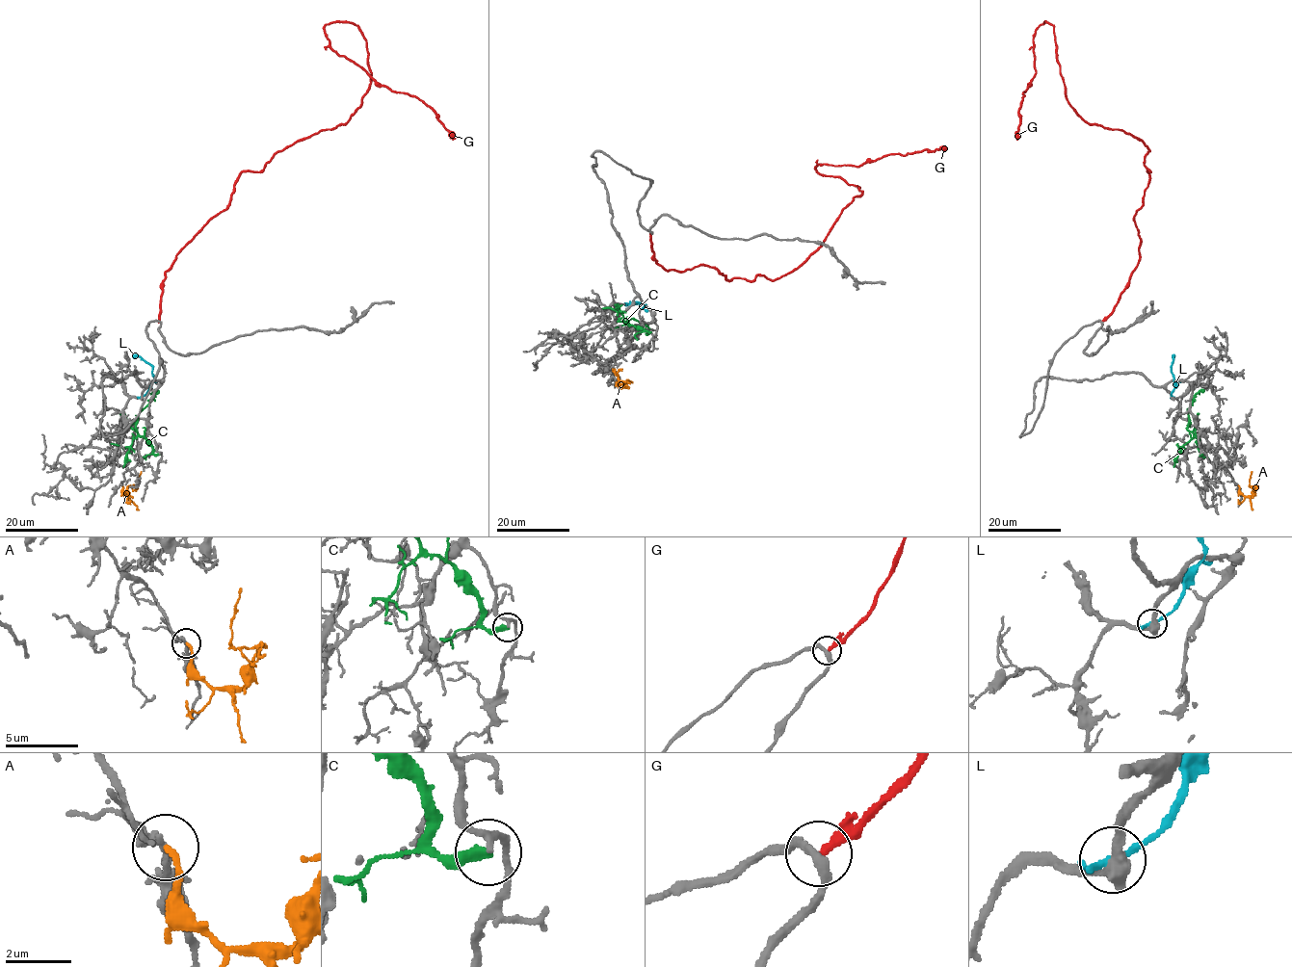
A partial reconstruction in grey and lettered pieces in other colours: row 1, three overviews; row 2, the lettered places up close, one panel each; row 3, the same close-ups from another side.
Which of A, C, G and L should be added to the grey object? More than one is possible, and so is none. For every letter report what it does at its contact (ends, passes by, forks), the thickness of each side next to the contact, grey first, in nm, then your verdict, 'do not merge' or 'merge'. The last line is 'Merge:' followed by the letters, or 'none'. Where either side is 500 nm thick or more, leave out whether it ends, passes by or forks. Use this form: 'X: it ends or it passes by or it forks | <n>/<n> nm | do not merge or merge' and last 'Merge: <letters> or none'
A: it ends | 240/180 nm | merge
C: it ends | 170/400 nm | do not merge
G: it ends | 280/280 nm | do not merge
L: it ends | 420/280 nm | do not merge
Merge: A

